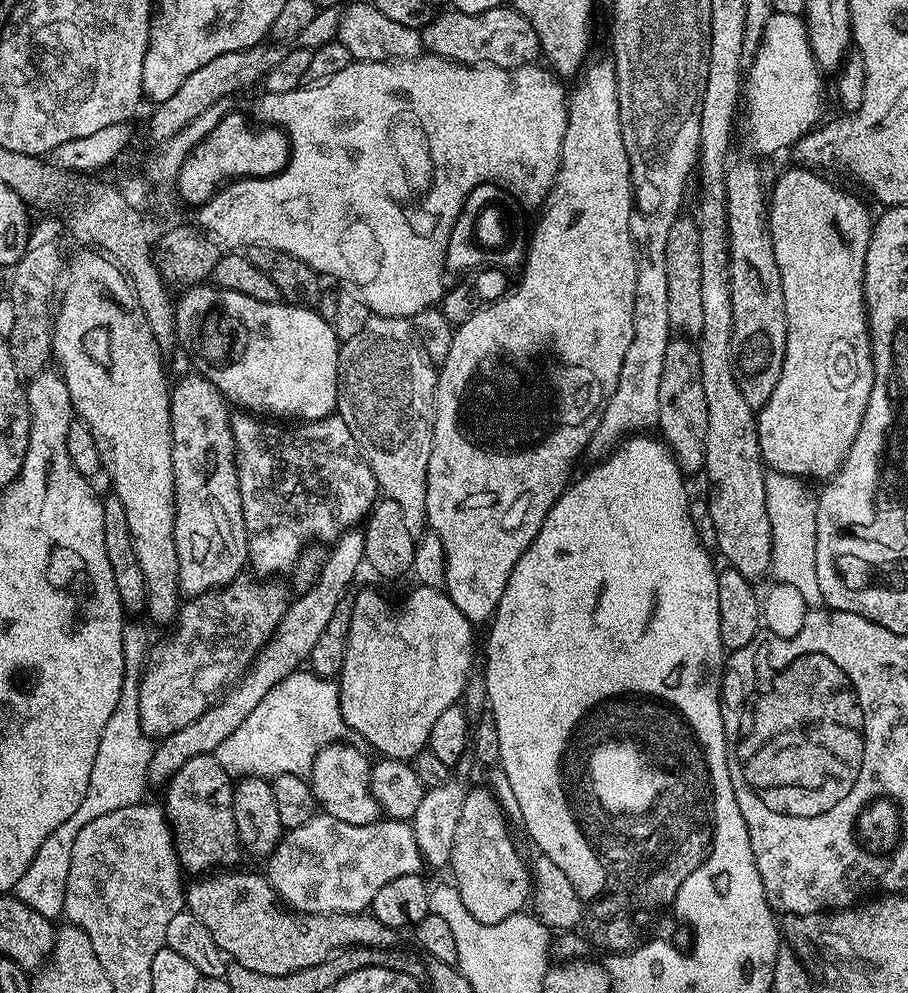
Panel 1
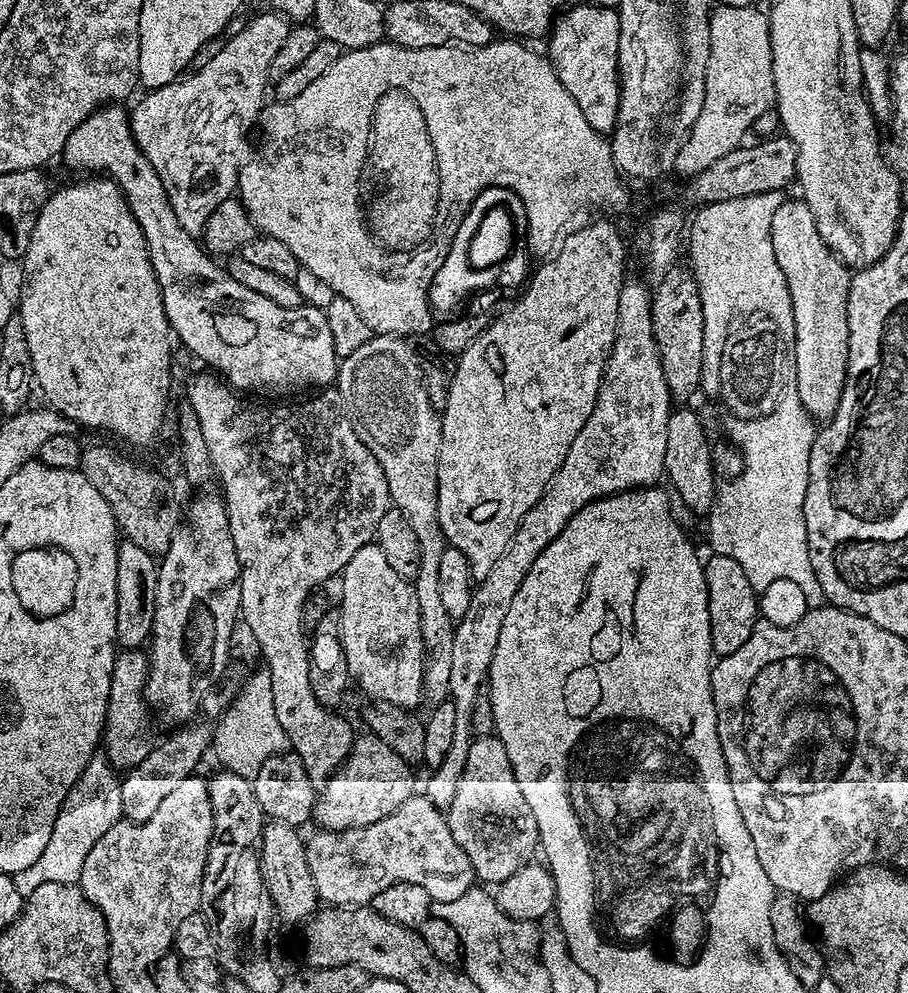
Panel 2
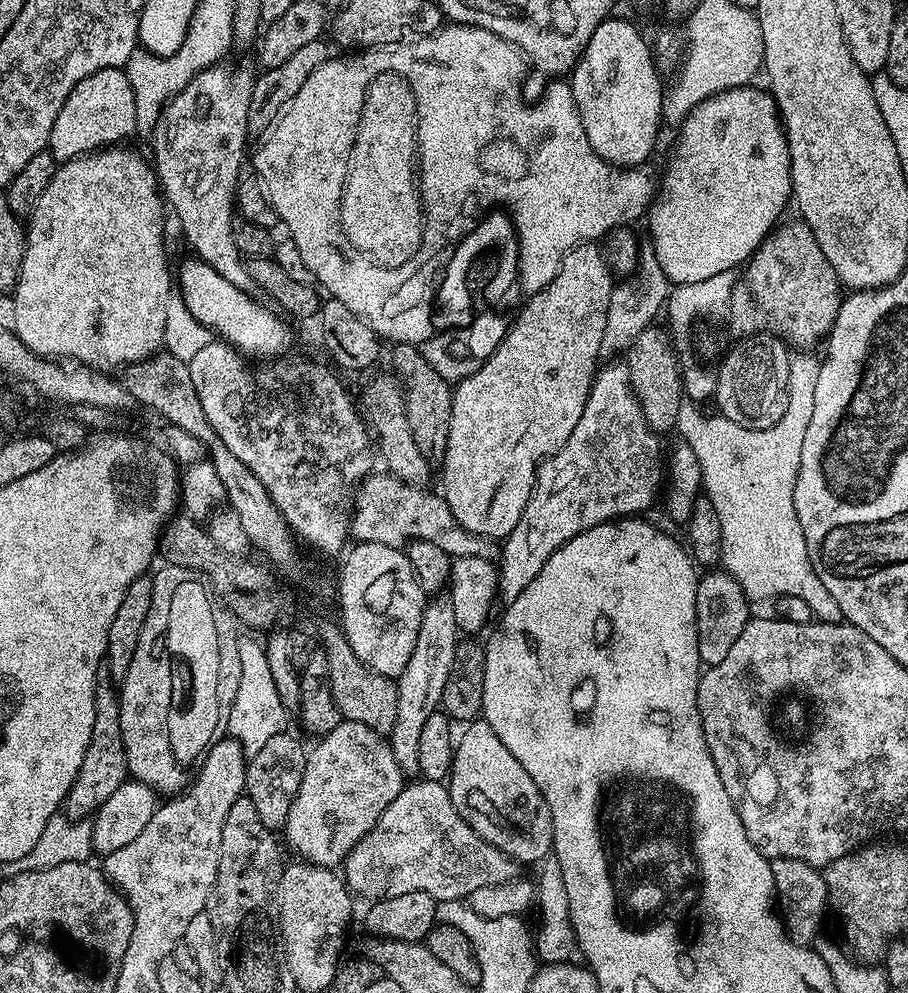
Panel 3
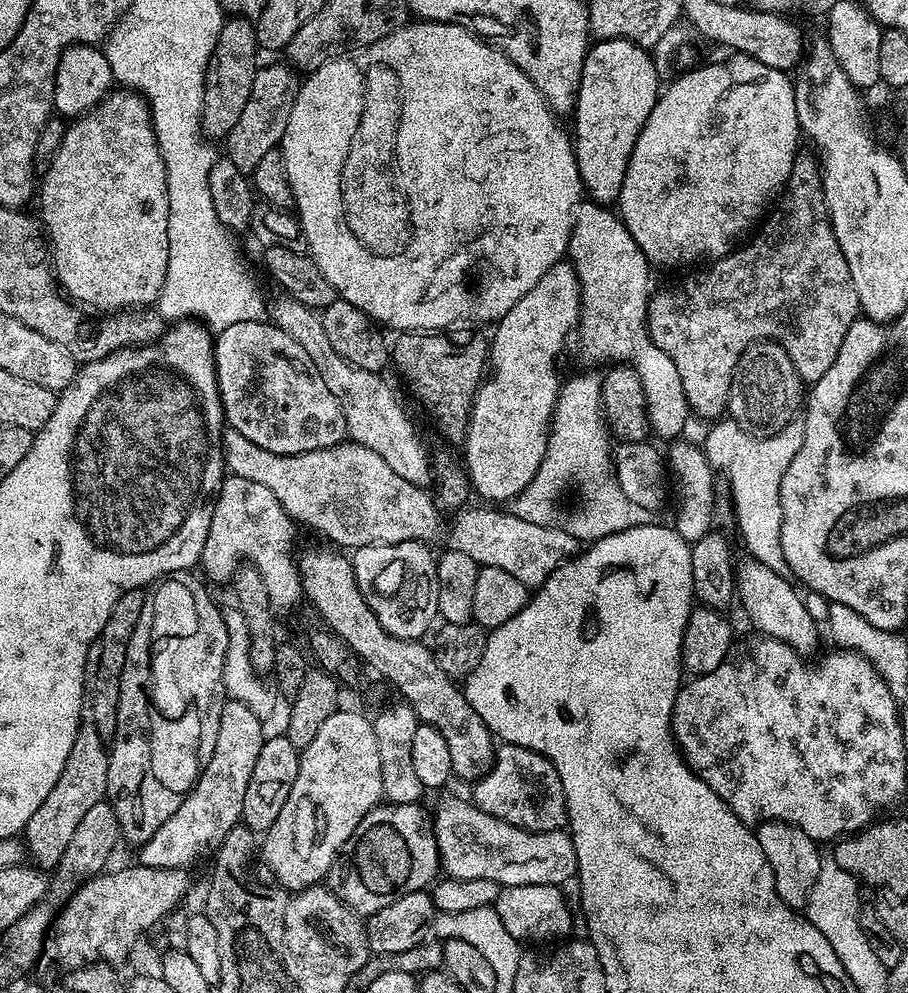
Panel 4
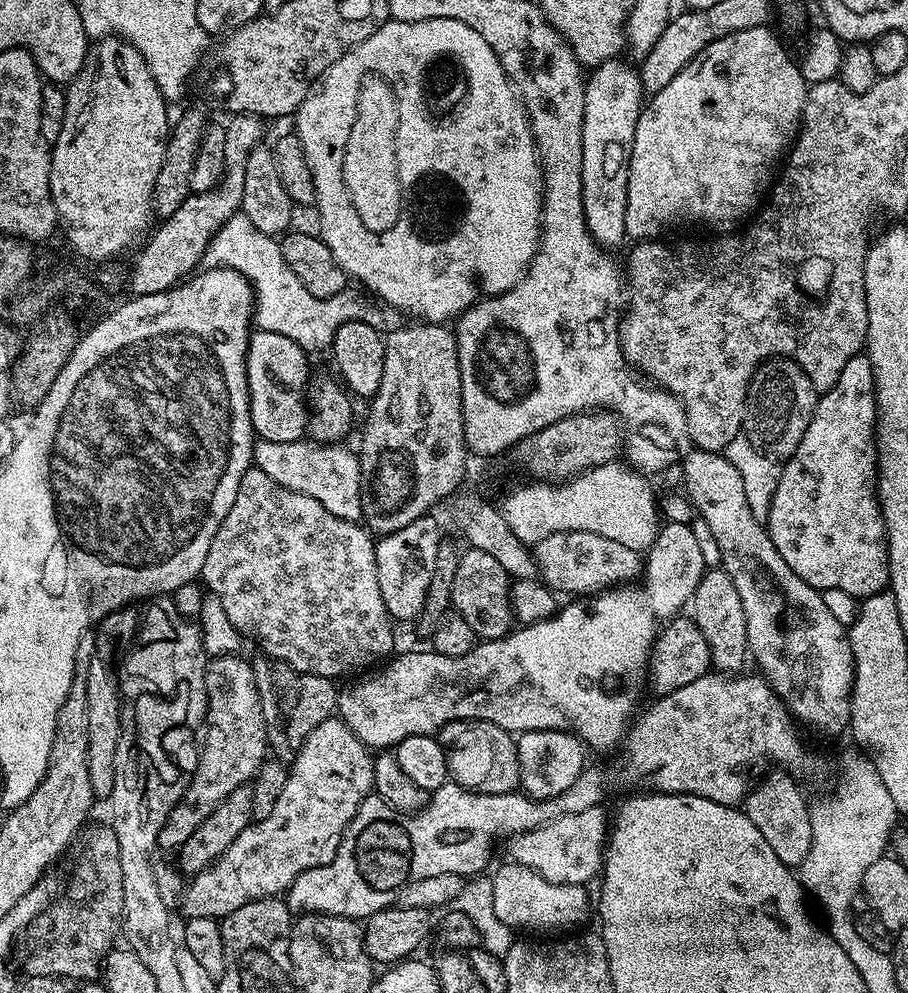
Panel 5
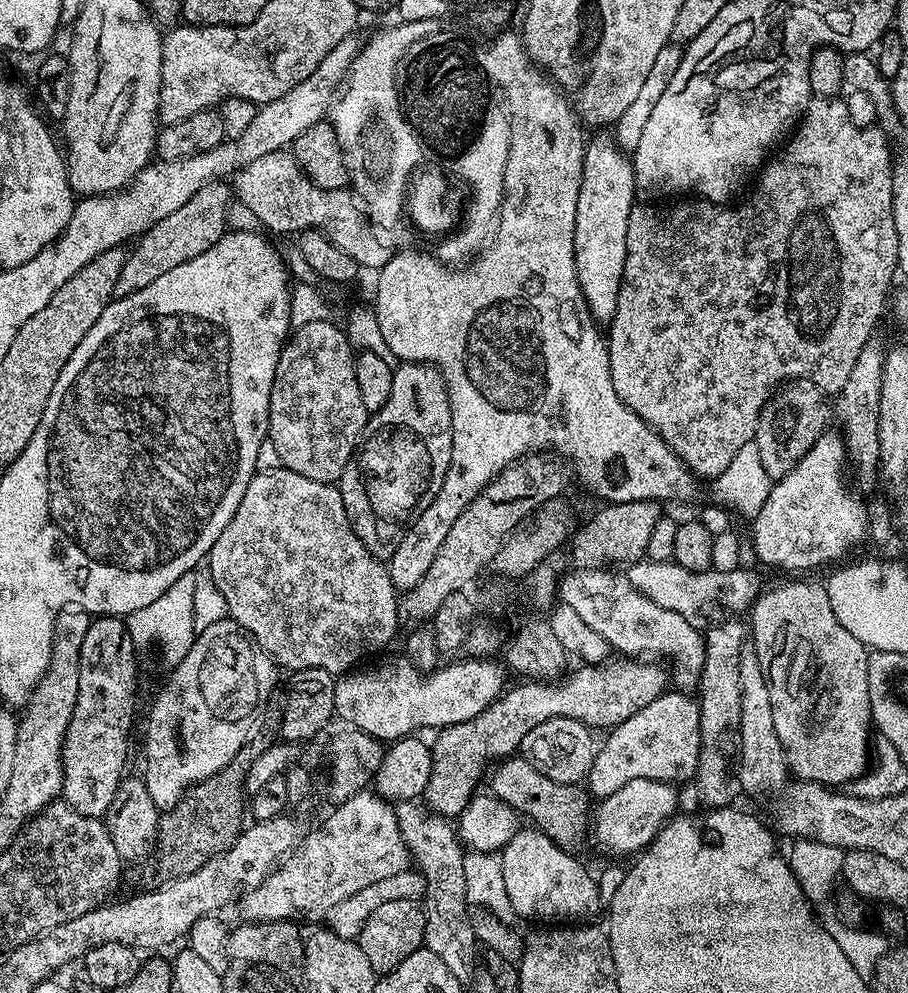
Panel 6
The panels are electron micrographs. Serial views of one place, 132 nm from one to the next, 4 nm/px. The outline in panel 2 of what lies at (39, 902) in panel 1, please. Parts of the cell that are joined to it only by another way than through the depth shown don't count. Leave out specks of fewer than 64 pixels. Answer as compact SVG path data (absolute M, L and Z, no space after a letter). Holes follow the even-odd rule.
M97 754L90 758L82 770L80 781L66 794L62 810L58 810L58 818L54 818L54 831L50 833L50 842L46 842L46 850L42 850L34 866L12 876L21 896L27 898L31 892L38 890L38 886L46 886L48 882L76 884L79 881L86 854L90 854L98 838L102 838L102 834L106 834L106 830L110 830L110 826L123 817L120 782L117 769L104 755Z

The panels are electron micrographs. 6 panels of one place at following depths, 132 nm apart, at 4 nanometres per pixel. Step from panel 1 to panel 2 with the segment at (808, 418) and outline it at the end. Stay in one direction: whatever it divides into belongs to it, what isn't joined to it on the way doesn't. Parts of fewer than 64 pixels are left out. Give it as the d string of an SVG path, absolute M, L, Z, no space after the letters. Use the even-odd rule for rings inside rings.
M785 199L784 204L778 206L778 210L774 210L774 218L770 221L770 242L774 242L774 258L778 266L782 266L782 274L786 274L786 286L790 290L790 302L794 306L794 342L790 346L792 352L790 363L796 369L798 398L802 398L802 406L809 416L824 422L834 414L846 378L848 365L846 310L852 276L848 265L836 257L835 252L826 246L826 242L822 242L822 234L818 234L818 226L814 226L814 214L810 214L803 199L795 199Z

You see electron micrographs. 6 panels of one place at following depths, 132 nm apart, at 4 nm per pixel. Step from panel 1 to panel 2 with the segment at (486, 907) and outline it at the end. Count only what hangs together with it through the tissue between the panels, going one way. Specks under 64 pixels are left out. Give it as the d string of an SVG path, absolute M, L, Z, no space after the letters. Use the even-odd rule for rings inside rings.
M495 734L476 736L473 739L470 750L466 754L466 770L460 789L458 794L454 794L454 802L446 810L446 815L450 834L454 834L454 842L458 842L466 858L470 858L476 871L477 881L485 885L492 884L488 886L499 886L503 880L510 878L510 874L514 874L514 870L529 863L534 848L540 844L538 822L534 822L534 814L530 814L530 806L526 806L526 798L518 786L518 778L514 778L514 770L510 766L506 746L502 746L499 736Z

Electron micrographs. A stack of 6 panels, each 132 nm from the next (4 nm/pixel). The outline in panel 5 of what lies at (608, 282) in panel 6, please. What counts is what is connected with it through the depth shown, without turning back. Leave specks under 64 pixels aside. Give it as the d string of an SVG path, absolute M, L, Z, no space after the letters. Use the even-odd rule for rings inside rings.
M617 58L608 60L602 66L591 69L584 85L584 97L586 106L584 107L584 121L582 122L582 198L584 199L584 217L586 226L590 234L595 238L596 243L605 250L613 250L626 240L626 194L628 193L628 163L632 160L632 147L634 146L634 134L638 126L640 109L646 100L646 93L643 84L640 83L640 73L635 67L624 68L623 59Z

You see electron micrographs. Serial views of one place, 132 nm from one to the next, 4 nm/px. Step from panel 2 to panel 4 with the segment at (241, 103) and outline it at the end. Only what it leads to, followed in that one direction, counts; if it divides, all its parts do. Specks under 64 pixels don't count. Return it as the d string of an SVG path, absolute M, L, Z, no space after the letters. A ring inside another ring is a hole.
M291 298L283 299L273 308L271 305L271 323L286 334L290 334L290 338L294 338L294 342L298 342L302 350L306 350L310 362L318 366L322 382L326 382L330 394L334 394L334 398L340 403L351 443L366 446L366 450L374 450L374 454L378 454L378 458L383 458L386 466L394 470L394 474L406 478L406 482L414 482L414 486L419 488L431 489L434 477L429 449L424 449L424 444L420 441L407 410L400 405L395 390L383 380L385 377L379 372L362 370L346 362L346 358L342 358L342 354L338 354L338 350L334 350L334 345L330 343L326 326L322 326L321 313L317 309L308 308L302 302Z

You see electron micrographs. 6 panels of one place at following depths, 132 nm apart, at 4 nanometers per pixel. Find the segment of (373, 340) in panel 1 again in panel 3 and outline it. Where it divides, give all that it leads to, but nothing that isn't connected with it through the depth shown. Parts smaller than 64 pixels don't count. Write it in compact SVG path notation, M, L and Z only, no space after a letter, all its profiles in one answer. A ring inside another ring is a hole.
M387 375L376 376L365 386L360 400L358 396L358 408L374 437L374 444L379 455L381 452L388 459L387 471L399 480L405 480L407 484L423 485L430 471L430 465L426 458L422 458L414 437L410 435L410 422L406 422L404 391L400 388L400 381L395 375ZM432 598L424 605L422 626L418 630L418 642L414 642L414 654L410 654L410 662L406 662L406 670L396 680L397 714L394 726L386 736L388 745L392 747L394 762L398 762L405 777L420 776L418 766L418 746L426 718L441 707L442 690L446 686L446 678L456 660L458 629L454 622L454 606L446 598Z

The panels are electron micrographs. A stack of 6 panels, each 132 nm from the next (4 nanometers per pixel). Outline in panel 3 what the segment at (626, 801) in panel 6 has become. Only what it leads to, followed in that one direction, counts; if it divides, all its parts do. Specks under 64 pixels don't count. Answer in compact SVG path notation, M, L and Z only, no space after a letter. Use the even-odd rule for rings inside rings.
M420 778L401 790L398 798L394 798L394 802L386 806L386 810L367 836L362 837L344 857L344 883L348 885L349 892L357 897L369 896L369 901L372 902L386 896L411 892L425 892L438 902L464 900L474 890L478 890L478 886L517 879L517 861L503 847L495 848L488 840L491 839L475 832L458 814L458 810L454 810L454 802L441 781Z

